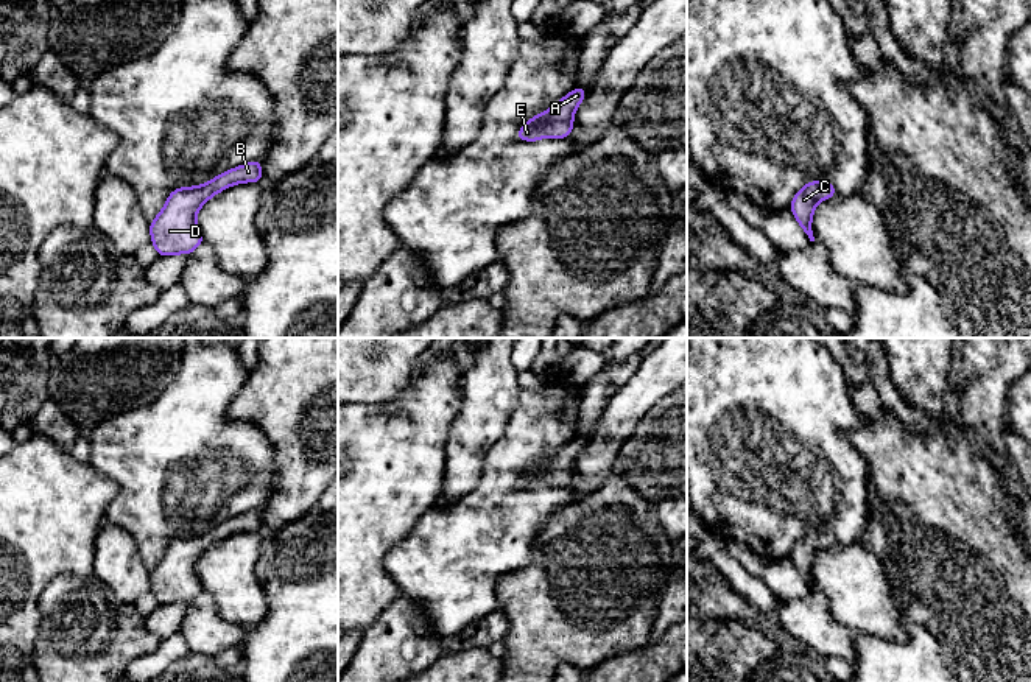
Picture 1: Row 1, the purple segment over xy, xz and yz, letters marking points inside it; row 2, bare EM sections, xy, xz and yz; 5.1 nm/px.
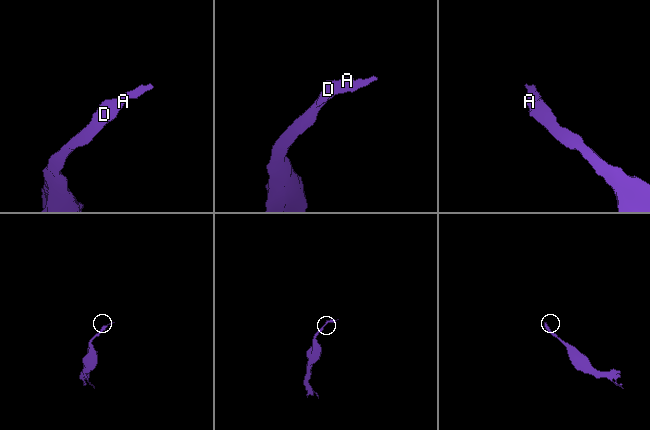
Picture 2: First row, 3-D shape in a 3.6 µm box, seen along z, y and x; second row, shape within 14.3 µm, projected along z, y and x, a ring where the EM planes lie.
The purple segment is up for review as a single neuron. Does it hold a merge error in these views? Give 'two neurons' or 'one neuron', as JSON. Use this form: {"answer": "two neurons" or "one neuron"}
{"answer": "one neuron"}

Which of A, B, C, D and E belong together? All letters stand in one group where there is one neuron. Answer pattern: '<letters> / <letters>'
A B C D E

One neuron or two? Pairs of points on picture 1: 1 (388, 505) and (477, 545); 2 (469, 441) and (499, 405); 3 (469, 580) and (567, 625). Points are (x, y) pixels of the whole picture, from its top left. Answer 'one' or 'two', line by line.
1: two
2: one
3: two

